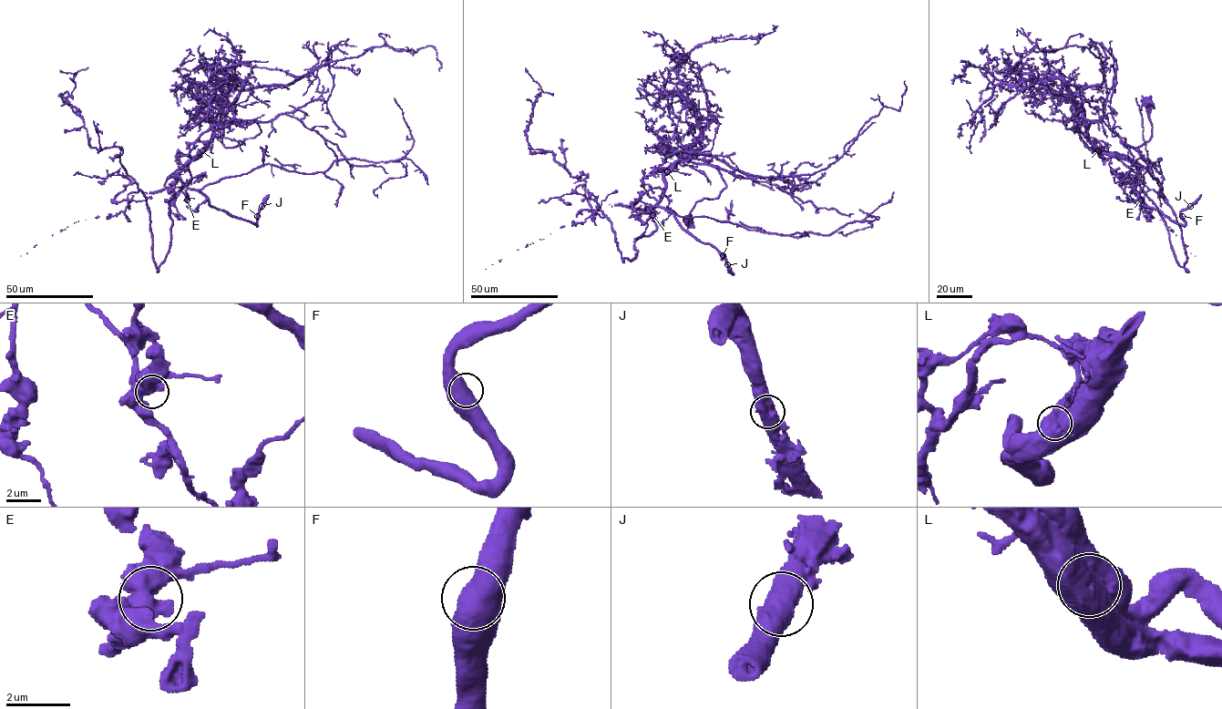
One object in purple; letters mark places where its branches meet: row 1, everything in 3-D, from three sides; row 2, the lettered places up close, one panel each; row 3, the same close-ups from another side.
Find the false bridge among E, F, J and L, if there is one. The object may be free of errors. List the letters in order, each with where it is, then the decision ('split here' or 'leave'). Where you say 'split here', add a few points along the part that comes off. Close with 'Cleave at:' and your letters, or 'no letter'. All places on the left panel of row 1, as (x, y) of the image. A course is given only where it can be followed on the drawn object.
E: place (187, 200); leave
F: place (257, 216); leave
J: place (261, 206); leave
L: place (202, 150); split here; course (202, 149), (179, 172), (188, 188), (267, 164), (313, 173), (344, 159), (400, 159), (414, 138), (394, 98)
Cleave at: L

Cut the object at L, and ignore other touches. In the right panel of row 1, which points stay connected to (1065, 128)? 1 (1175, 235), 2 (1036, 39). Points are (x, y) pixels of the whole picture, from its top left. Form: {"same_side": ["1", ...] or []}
{"same_side": ["2"]}

